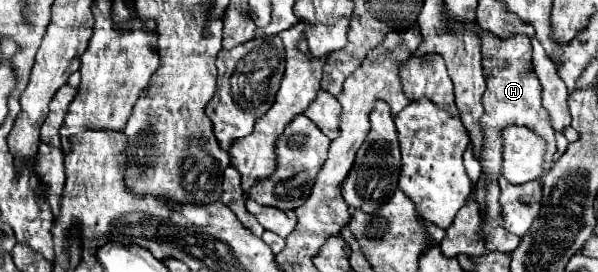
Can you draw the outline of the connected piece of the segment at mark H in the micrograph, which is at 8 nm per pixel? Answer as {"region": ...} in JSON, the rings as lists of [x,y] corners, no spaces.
{"region":[[[480,31],[482,37],[482,65],[484,65],[484,75],[488,77],[488,85],[484,91],[484,117],[480,121],[482,131],[484,131],[484,157],[482,157],[482,167],[488,177],[488,209],[486,209],[486,229],[488,231],[488,247],[498,249],[498,251],[508,251],[512,253],[520,239],[518,235],[512,235],[506,231],[500,221],[502,221],[502,207],[500,207],[500,185],[498,177],[502,175],[502,129],[508,125],[526,126],[536,133],[540,133],[548,141],[548,161],[546,169],[552,167],[552,161],[556,159],[556,139],[554,139],[554,129],[550,125],[548,111],[542,107],[542,85],[536,77],[536,71],[532,67],[532,45],[530,37],[518,35],[518,37],[492,37],[488,31]]]}

